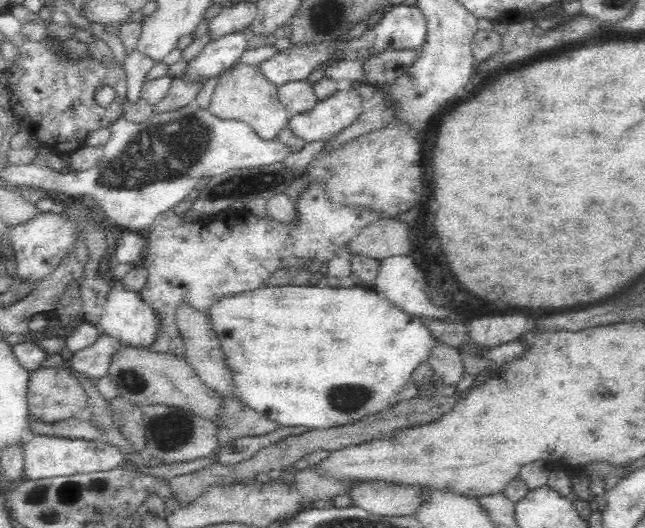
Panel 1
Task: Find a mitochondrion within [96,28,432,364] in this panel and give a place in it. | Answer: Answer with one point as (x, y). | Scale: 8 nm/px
(167, 152)

